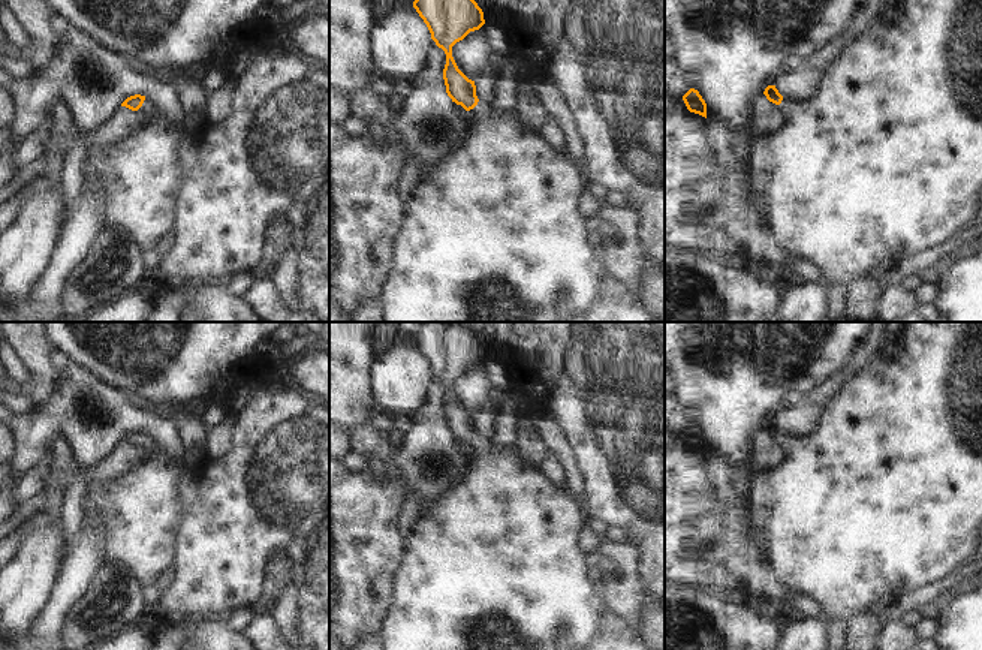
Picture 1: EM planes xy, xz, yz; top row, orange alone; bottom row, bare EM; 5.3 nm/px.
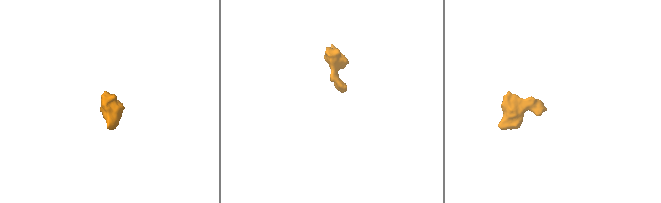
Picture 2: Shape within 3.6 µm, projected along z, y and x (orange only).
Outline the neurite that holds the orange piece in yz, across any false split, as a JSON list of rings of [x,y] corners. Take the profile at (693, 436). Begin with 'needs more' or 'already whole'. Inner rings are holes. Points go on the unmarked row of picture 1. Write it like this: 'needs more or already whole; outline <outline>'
already whole; outline [[[690,424],[683,431],[683,436],[684,436],[684,439],[686,439],[686,442],[690,448],[699,449],[699,451],[707,454],[707,439],[705,439],[705,436],[702,434],[702,431],[699,430],[698,425]]]

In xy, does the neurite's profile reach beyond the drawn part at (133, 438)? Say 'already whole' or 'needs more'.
needs more

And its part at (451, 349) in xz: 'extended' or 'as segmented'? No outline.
extended

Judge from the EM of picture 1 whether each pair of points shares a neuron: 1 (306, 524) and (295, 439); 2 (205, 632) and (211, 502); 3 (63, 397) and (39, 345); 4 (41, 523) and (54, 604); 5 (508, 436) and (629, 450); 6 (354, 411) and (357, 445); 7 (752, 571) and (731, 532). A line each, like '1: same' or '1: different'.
1: same
2: different
3: different
4: different
5: different
6: different
7: same

